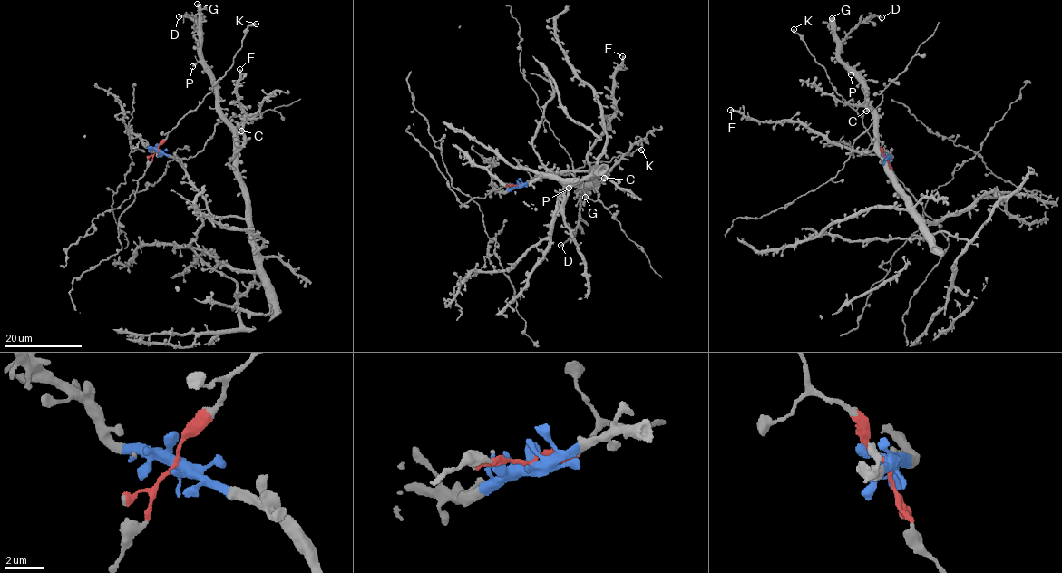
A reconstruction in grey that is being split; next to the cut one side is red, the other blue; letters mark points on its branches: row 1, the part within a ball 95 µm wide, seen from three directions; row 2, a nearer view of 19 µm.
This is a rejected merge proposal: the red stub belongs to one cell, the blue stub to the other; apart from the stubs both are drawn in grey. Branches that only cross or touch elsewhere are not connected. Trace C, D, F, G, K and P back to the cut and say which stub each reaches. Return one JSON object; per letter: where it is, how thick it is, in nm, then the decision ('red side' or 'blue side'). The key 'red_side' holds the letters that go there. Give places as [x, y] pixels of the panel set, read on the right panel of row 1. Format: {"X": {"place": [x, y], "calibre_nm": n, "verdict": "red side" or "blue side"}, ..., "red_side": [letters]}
{"C": {"place": [866, 111], "calibre_nm": 480, "verdict": "blue side"}, "D": {"place": [881, 17], "calibre_nm": 240, "verdict": "blue side"}, "F": {"place": [730, 110], "calibre_nm": 440, "verdict": "blue side"}, "G": {"place": [832, 18], "calibre_nm": 550, "verdict": "blue side"}, "K": {"place": [794, 29], "calibre_nm": 440, "verdict": "red side"}, "P": {"place": [851, 74], "calibre_nm": 440, "verdict": "blue side"}, "red_side": ["K"]}

